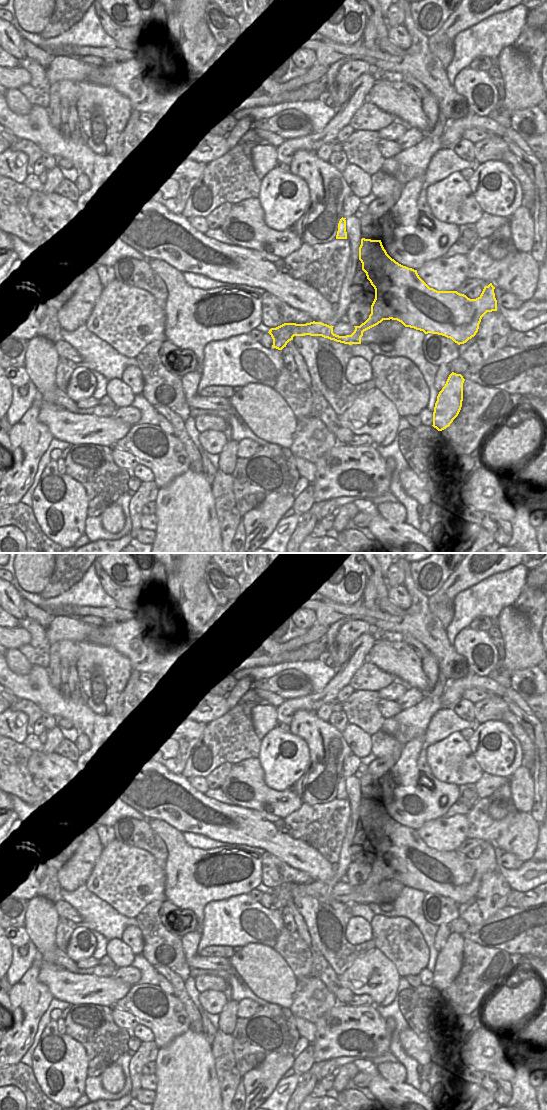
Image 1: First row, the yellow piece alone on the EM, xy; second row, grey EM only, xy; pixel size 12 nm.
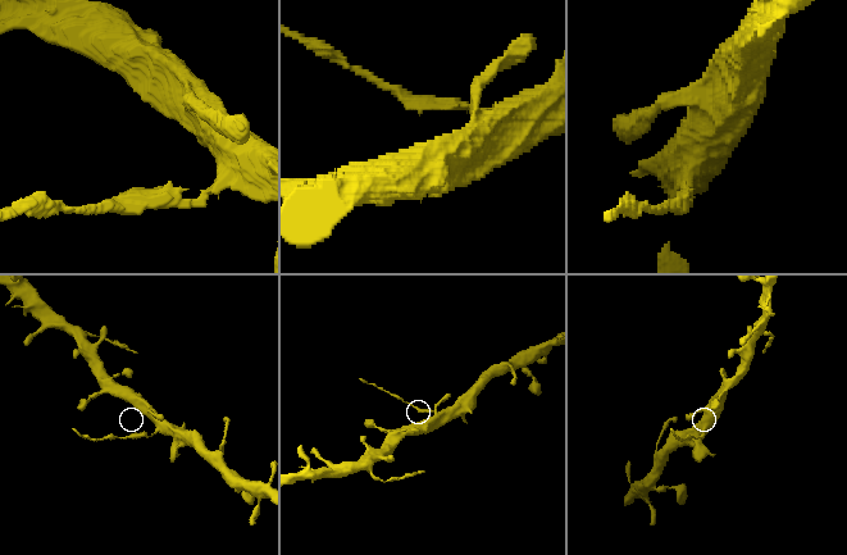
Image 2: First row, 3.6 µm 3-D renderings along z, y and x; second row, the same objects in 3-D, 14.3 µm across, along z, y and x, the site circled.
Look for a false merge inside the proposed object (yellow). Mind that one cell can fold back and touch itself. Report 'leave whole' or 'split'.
split

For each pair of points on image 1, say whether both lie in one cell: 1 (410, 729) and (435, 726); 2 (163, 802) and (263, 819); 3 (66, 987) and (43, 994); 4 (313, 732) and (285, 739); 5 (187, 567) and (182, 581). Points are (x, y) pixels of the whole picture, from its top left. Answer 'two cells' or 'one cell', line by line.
1: two cells
2: one cell
3: two cells
4: two cells
5: one cell

